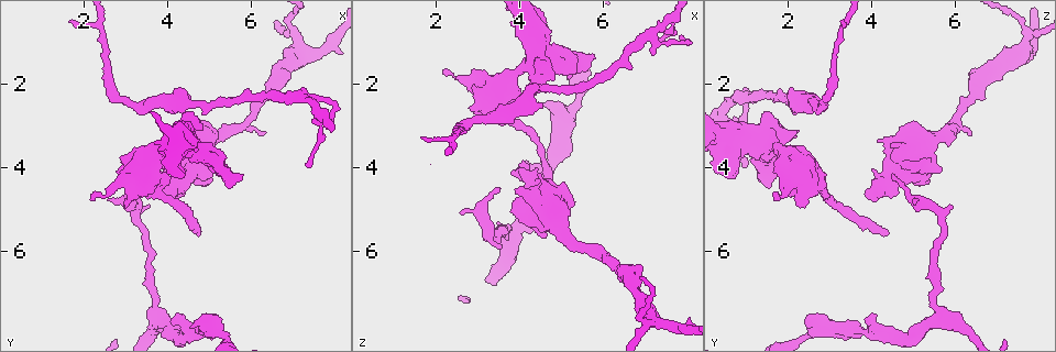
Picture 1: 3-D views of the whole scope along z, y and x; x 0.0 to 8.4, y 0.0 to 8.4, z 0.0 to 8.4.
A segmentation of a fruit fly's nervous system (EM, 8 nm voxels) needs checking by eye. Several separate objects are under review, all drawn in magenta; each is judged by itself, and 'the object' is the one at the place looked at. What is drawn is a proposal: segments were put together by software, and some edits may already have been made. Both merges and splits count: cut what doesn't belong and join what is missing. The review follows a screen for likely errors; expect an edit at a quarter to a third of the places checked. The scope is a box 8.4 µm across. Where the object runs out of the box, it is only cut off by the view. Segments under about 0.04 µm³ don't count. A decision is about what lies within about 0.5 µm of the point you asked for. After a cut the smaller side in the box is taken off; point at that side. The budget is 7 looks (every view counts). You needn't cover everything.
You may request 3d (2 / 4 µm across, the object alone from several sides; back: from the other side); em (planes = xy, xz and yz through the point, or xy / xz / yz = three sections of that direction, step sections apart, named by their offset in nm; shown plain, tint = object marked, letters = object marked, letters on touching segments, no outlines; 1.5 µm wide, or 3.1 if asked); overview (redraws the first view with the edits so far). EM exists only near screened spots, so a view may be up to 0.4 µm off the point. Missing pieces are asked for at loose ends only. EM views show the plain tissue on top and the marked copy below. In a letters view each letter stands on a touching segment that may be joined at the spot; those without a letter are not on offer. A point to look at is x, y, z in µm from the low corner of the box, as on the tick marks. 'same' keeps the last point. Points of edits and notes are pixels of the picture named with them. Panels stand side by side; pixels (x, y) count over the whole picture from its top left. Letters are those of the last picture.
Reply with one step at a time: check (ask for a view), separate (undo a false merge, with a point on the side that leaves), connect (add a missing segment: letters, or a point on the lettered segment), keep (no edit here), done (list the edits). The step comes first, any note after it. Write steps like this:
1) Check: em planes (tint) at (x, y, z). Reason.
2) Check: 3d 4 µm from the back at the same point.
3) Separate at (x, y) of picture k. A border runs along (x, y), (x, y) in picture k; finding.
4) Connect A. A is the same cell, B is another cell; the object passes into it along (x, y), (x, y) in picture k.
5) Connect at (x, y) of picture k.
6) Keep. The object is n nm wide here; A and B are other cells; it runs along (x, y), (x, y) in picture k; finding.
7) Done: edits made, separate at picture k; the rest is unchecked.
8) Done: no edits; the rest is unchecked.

Check: 3d 4 µm at (3.90, 3.50, 4.50). An open end.

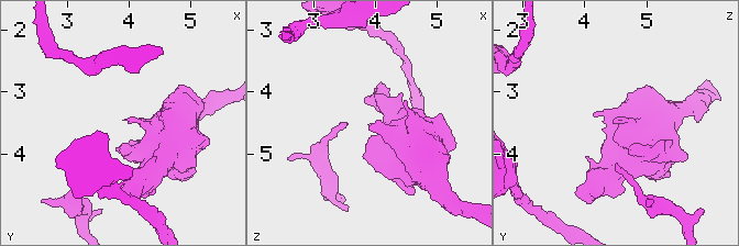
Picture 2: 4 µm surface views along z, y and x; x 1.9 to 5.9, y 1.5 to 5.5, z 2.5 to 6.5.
Check: em planes (letters) at (3.90, 3.50, 4.50).

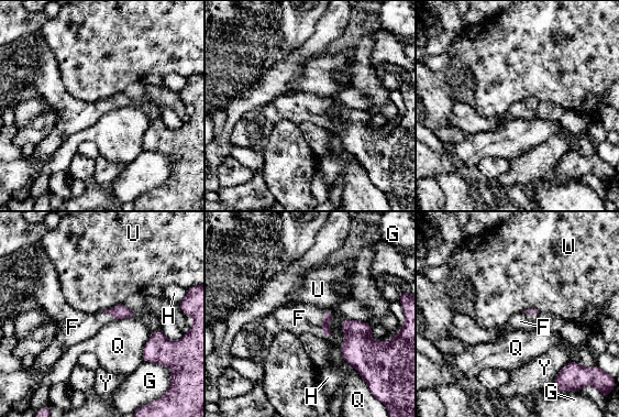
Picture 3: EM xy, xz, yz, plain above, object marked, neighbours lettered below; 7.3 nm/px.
Connect F. F is the same cell, G, H, Q, U and Y are other cells; it goes on there.

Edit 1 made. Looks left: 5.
Check: overview. Redraw.

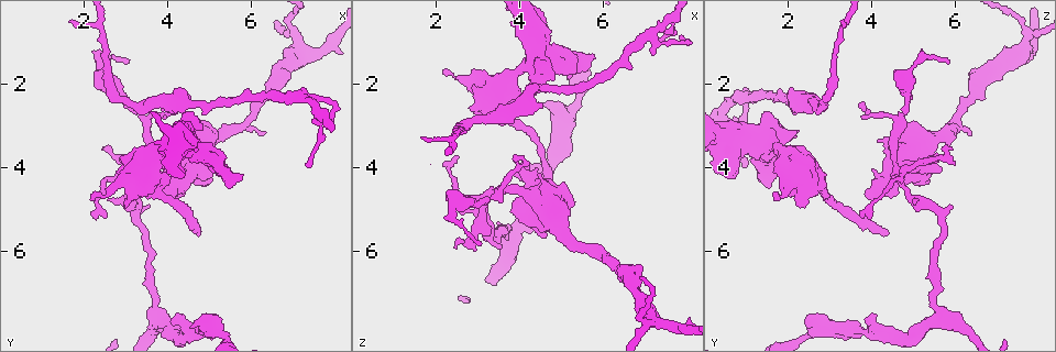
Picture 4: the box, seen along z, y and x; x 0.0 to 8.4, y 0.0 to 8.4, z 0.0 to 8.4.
Check: 3d 4 µm at (4.75, 5.55, 4.40). End of a long branch.

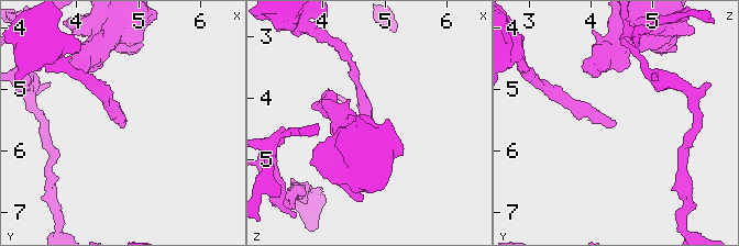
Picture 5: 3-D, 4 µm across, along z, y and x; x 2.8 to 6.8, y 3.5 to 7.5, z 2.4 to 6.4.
Check: em yz step 8 (letters) at (4.75, 5.55, 4.35).

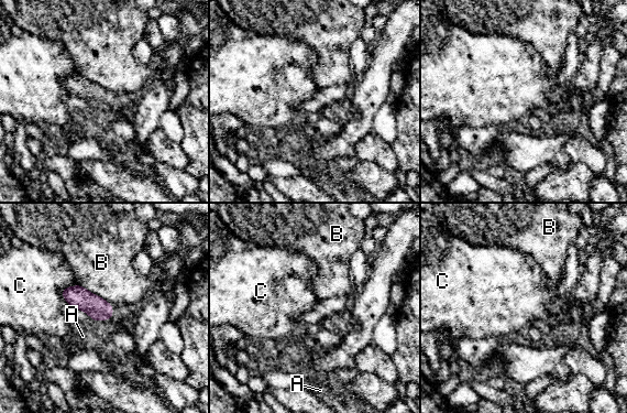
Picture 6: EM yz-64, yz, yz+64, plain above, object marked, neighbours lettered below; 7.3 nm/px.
Check: em planes (letters) at the same point. Another direction.

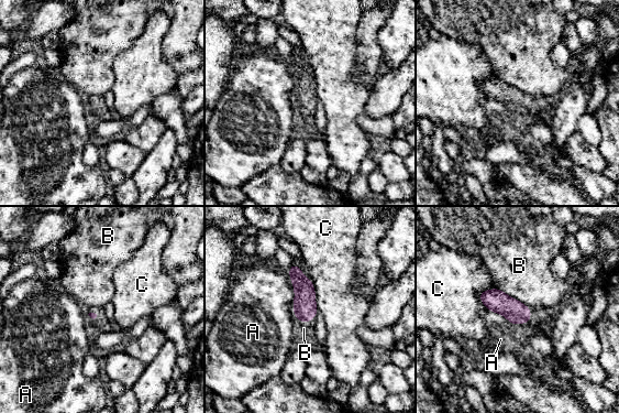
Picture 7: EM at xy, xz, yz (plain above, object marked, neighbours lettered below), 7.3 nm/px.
Keep. The longest contact is with A, 380 nm; A, B and C are other cells; a border runs along (496, 287), (479, 294), (488, 310) in picture 7; no lettered segment goes on from it.

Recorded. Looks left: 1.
Check: em planes (letters) at (2.50, 5.15, 3.75). An open end.

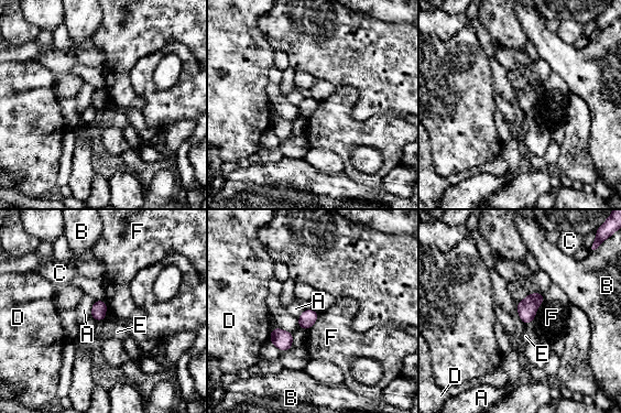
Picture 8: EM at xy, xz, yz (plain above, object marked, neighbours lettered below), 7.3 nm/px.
Keep. A, B, C, D, E and F are other cells; a border runs along (319, 313), (316, 321), (307, 329) in picture 8; no lettered segment goes on from it.

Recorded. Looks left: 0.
Done: edits made, connect at picture 3; the rest is unchecked.

